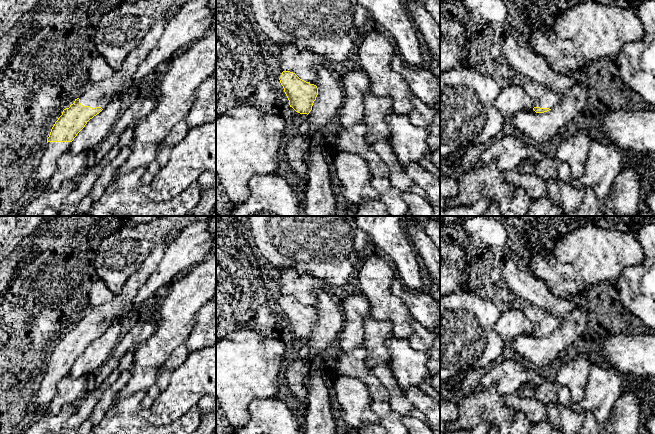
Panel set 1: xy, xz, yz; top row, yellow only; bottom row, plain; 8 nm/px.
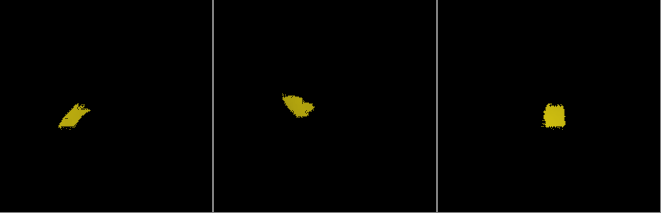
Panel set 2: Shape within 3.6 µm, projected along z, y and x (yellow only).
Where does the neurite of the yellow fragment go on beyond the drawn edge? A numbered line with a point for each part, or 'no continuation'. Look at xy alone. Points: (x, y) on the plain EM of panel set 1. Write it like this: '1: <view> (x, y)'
1: xy (102, 317)
2: xy (53, 374)

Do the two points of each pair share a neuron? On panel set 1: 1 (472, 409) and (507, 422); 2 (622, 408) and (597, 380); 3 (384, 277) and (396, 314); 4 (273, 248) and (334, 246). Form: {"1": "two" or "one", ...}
{"1": "one", "2": "two", "3": "one", "4": "one"}

